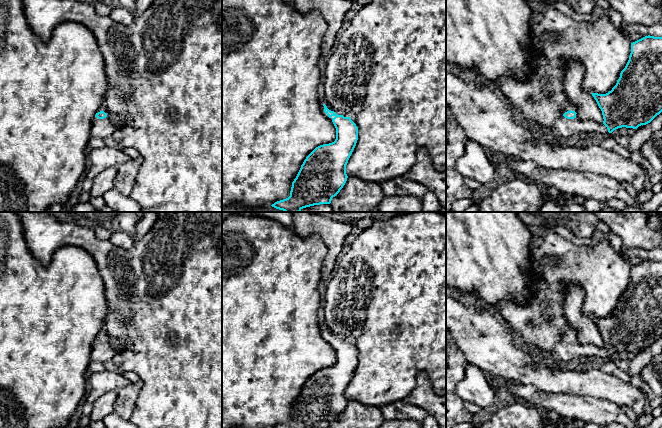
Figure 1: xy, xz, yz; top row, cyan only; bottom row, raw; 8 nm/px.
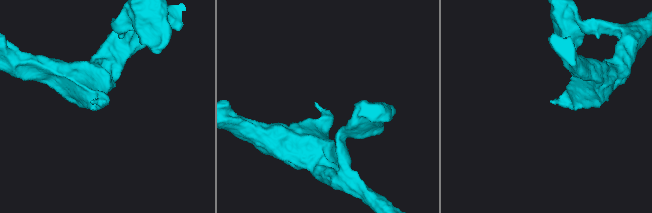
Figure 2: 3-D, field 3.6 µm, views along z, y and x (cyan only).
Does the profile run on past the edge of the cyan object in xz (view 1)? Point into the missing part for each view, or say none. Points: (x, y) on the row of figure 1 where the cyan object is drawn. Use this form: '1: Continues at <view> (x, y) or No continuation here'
1: Continues at xz (322, 100)

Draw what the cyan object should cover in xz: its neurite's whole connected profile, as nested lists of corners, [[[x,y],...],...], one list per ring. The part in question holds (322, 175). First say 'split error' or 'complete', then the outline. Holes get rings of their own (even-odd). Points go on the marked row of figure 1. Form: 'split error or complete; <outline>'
split error; [[[321,88],[319,103],[322,113],[336,128],[336,139],[316,147],[306,157],[292,182],[290,196],[271,205],[284,212],[330,204],[348,178],[346,165],[358,140],[358,127],[350,113],[337,112],[326,102]]]

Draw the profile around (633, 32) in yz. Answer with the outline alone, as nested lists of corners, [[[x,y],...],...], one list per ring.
[[[623,24],[619,30],[622,34],[624,31],[626,32],[624,36],[626,36],[631,43],[649,35],[647,27],[643,25]]]

